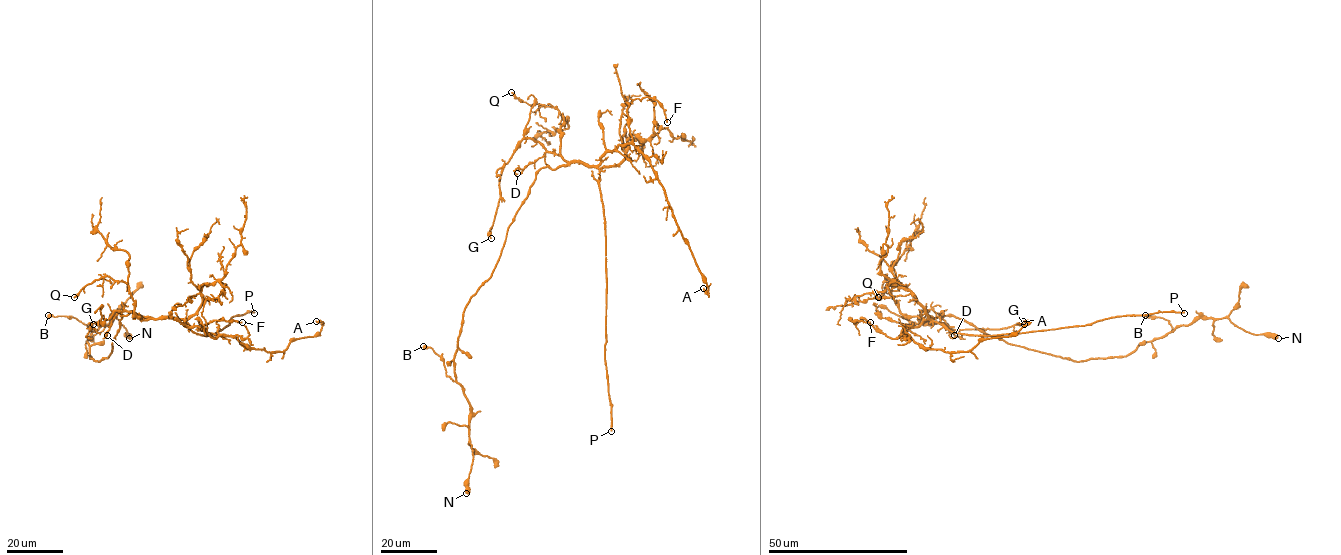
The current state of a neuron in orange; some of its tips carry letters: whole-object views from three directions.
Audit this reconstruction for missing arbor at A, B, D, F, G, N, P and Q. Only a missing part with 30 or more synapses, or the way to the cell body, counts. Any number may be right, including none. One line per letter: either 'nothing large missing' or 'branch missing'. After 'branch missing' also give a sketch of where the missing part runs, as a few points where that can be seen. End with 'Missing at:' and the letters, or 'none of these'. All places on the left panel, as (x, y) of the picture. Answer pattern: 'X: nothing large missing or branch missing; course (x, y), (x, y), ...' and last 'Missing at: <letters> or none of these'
A: nothing large missing
B: nothing large missing
D: nothing large missing
F: nothing large missing
G: nothing large missing
N: nothing large missing
P: branch missing; course (254, 313), (280, 326), (337, 368)
Q: nothing large missing
Missing at: P

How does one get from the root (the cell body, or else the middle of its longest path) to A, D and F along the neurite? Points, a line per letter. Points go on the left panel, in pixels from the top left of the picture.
A: (119, 322), (132, 312), (182, 318), (213, 337), (281, 352), (320, 331), (316, 321)
D: (119, 322), (121, 315), (132, 312), (150, 318), (144, 320), (123, 309), (115, 315), (104, 338), (107, 335)
F: (119, 322), (132, 312), (182, 318), (186, 326), (199, 327), (214, 338), (199, 318), (203, 324), (242, 322)

